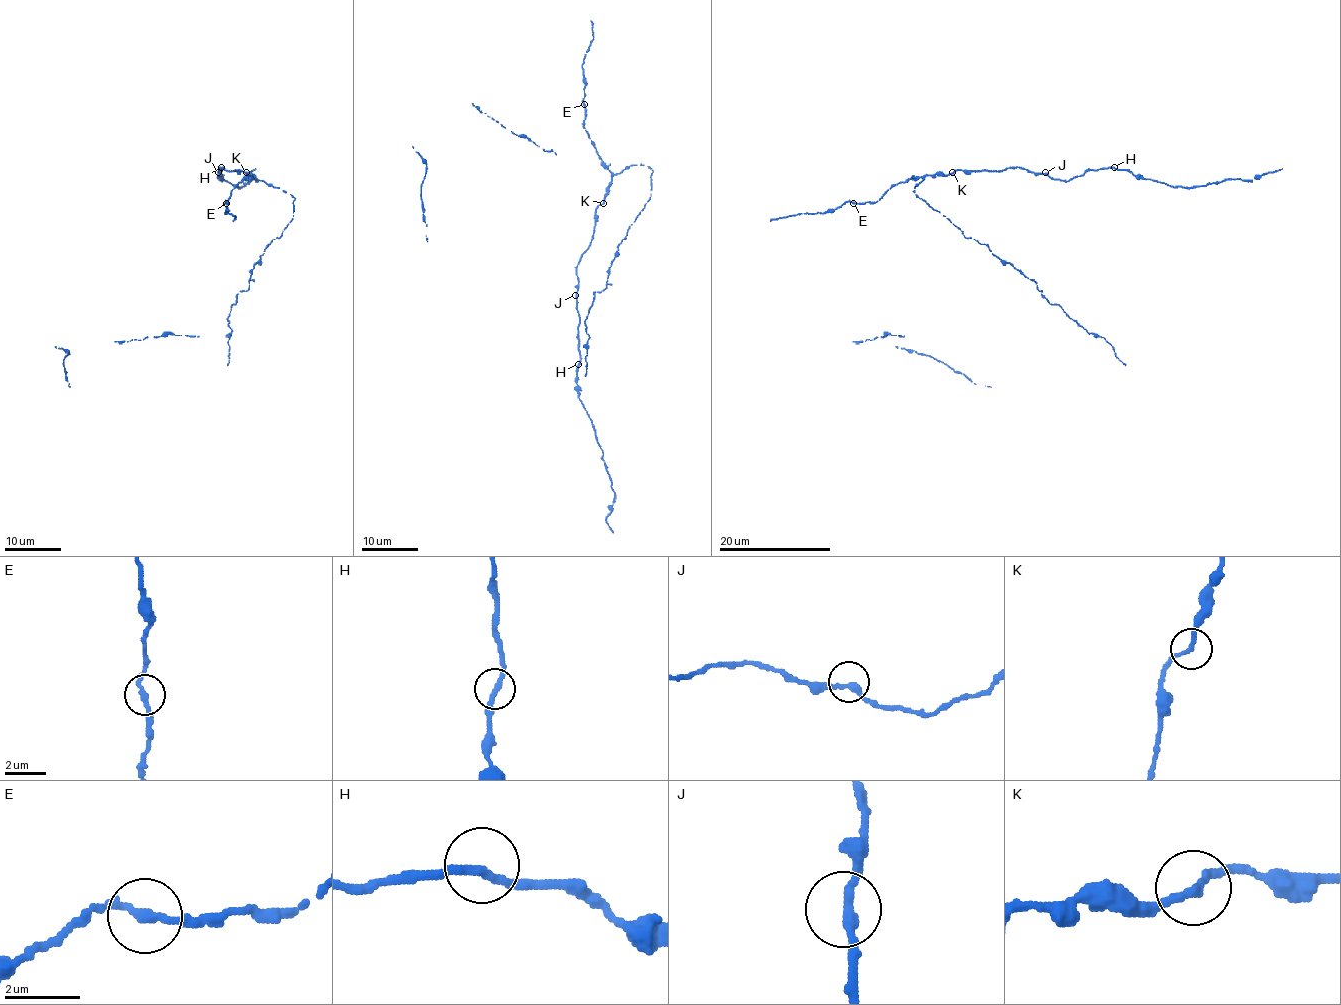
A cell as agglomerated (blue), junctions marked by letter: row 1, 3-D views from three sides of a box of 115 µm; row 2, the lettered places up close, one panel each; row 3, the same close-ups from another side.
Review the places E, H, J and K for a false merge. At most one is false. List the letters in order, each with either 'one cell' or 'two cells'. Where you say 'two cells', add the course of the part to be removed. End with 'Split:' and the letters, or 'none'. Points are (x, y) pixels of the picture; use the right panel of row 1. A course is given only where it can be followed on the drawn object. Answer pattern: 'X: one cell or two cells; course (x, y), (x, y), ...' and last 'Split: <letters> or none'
E: one cell
H: one cell
J: one cell
K: one cell
Split: none

